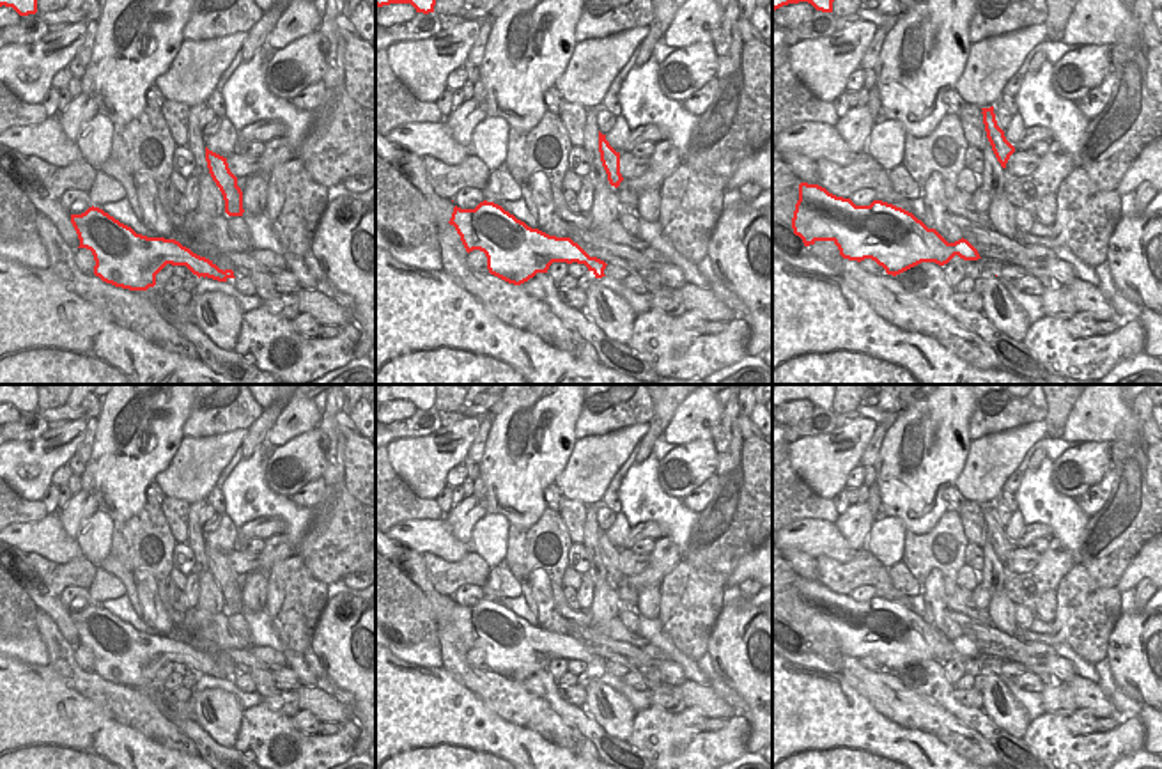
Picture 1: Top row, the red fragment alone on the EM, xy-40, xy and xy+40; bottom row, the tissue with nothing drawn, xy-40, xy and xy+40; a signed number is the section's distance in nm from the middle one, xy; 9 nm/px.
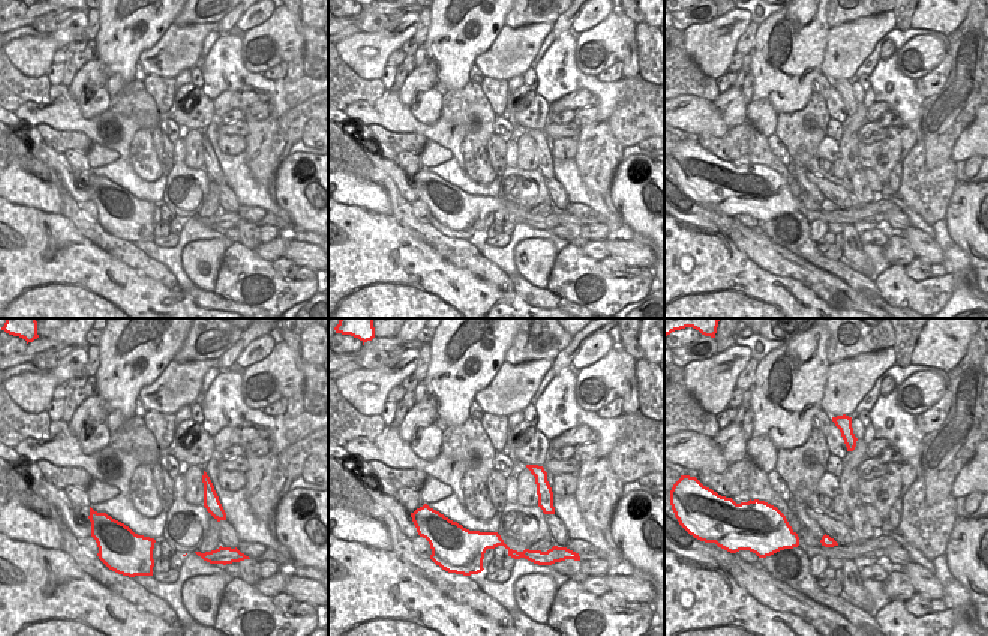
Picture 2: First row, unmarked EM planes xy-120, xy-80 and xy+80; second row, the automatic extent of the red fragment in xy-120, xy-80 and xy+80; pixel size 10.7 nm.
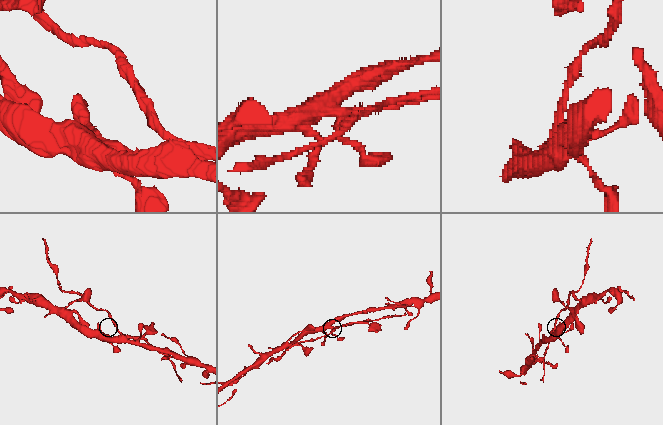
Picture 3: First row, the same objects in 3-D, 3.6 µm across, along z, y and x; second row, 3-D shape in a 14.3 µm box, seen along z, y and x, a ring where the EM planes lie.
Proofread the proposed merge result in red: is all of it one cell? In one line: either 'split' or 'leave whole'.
split

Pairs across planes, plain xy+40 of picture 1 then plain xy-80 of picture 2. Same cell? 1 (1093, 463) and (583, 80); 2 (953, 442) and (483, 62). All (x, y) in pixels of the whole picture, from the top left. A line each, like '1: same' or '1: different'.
1: different
2: different

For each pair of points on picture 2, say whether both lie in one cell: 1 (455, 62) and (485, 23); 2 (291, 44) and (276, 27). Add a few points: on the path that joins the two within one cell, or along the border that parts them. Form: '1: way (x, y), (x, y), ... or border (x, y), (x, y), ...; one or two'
1: way (462, 53), (482, 32); one
2: way (287, 39), (281, 32); one

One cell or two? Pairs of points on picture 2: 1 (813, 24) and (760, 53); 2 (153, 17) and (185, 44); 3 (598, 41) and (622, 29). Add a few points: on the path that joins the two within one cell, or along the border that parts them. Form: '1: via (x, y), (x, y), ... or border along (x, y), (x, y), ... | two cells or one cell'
1: via (795, 47), (795, 75), (786, 78), (778, 71) | one cell
2: border along (171, 23), (152, 47), (141, 51) | two cells
3: via (604, 41), (609, 41), (616, 33) | one cell

